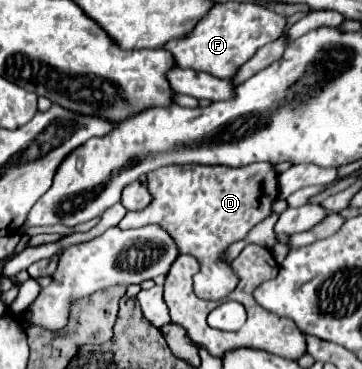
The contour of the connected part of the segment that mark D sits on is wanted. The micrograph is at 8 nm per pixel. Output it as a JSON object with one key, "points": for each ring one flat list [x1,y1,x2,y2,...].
{"points":[[262,162,242,166,242,168,198,166,198,164,164,166,154,172,148,172,148,192,152,194,150,206,141,211,128,211,118,226,122,230,140,228,148,224,158,224,160,228,164,228,172,236,172,240,178,248,178,254,190,254,190,256,198,258,198,262,200,262,200,274,194,276,196,296,204,298,204,300,222,300,236,288,238,278,234,276,234,272,230,272,230,266,226,266,220,260,220,254,232,242,246,238,246,234,272,212,272,202,276,200,278,190,276,188,266,190,264,180,278,180,278,176,274,174,270,164,262,164]]}

